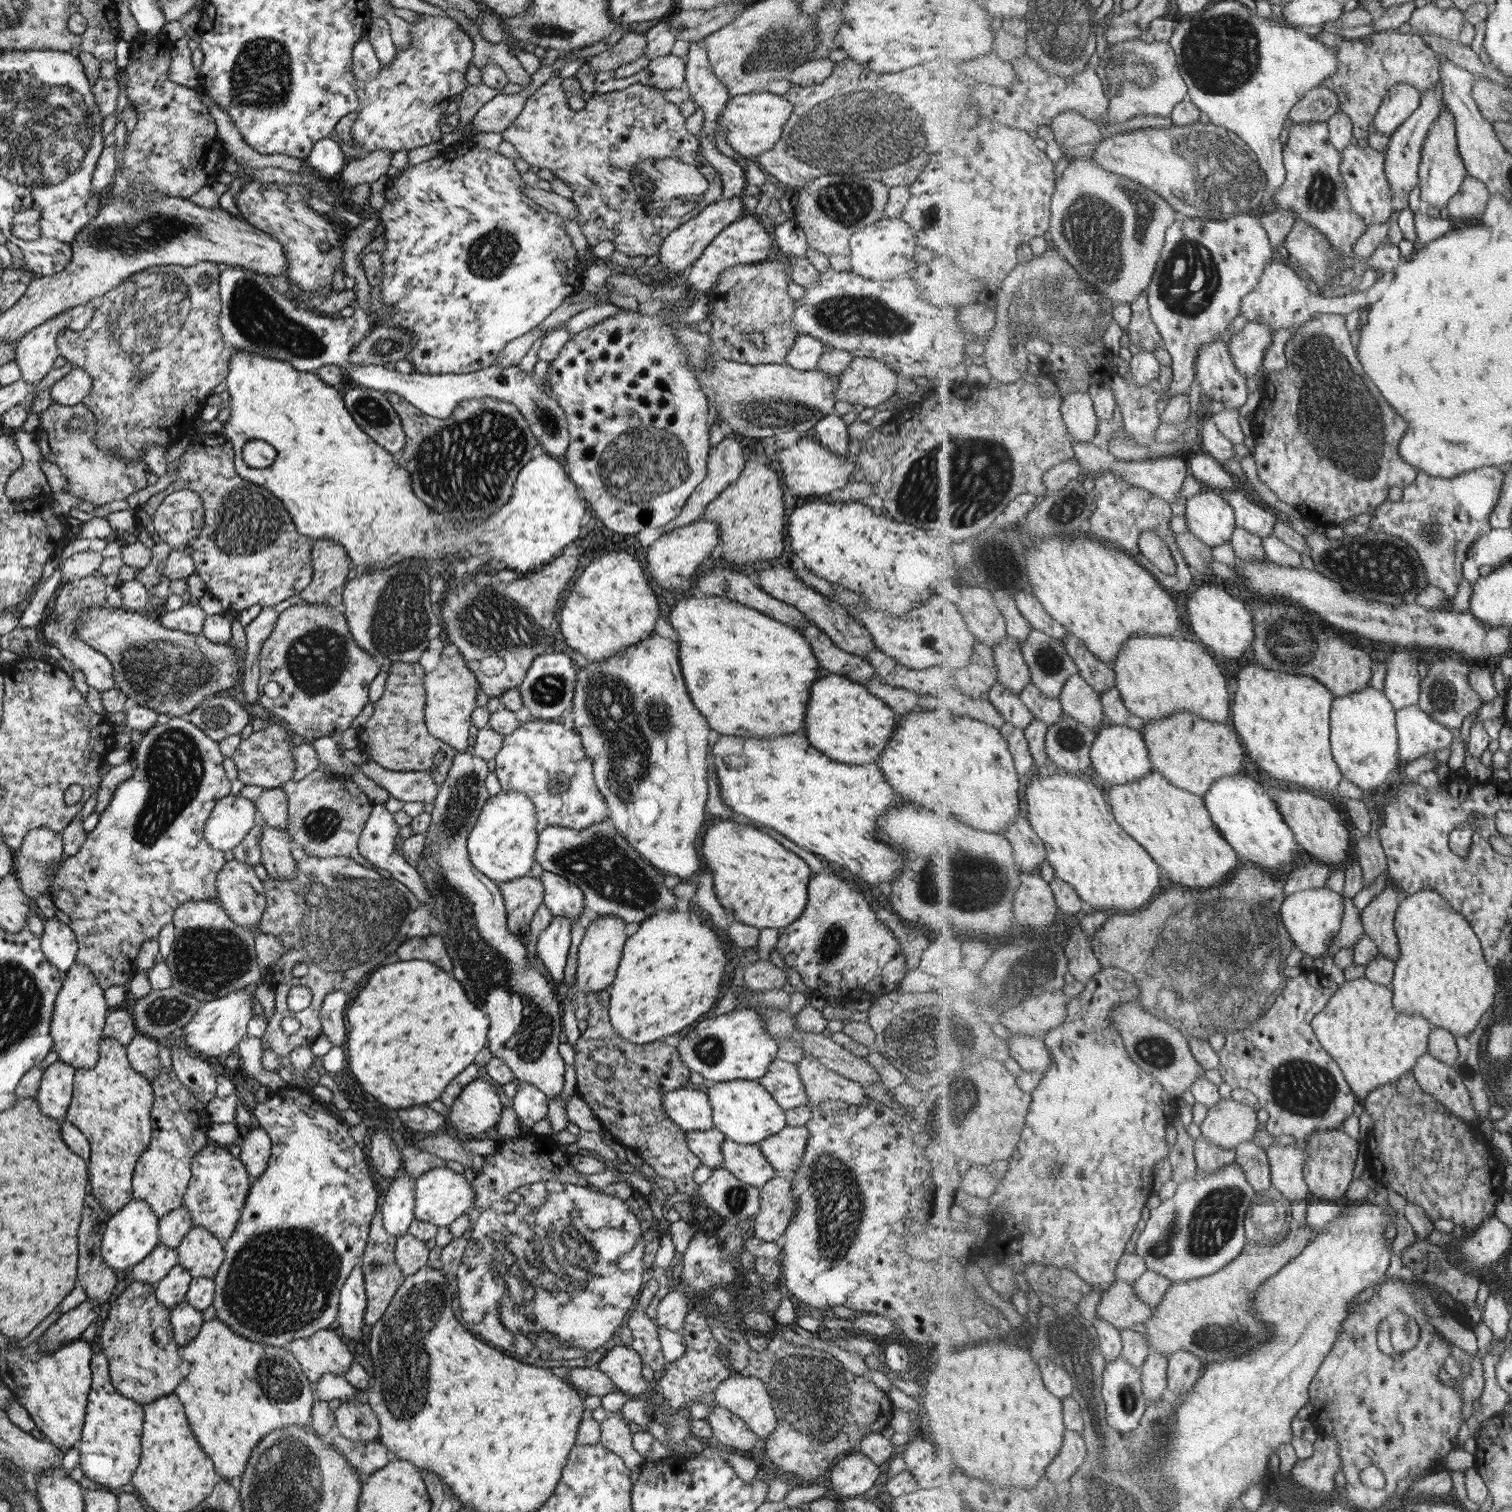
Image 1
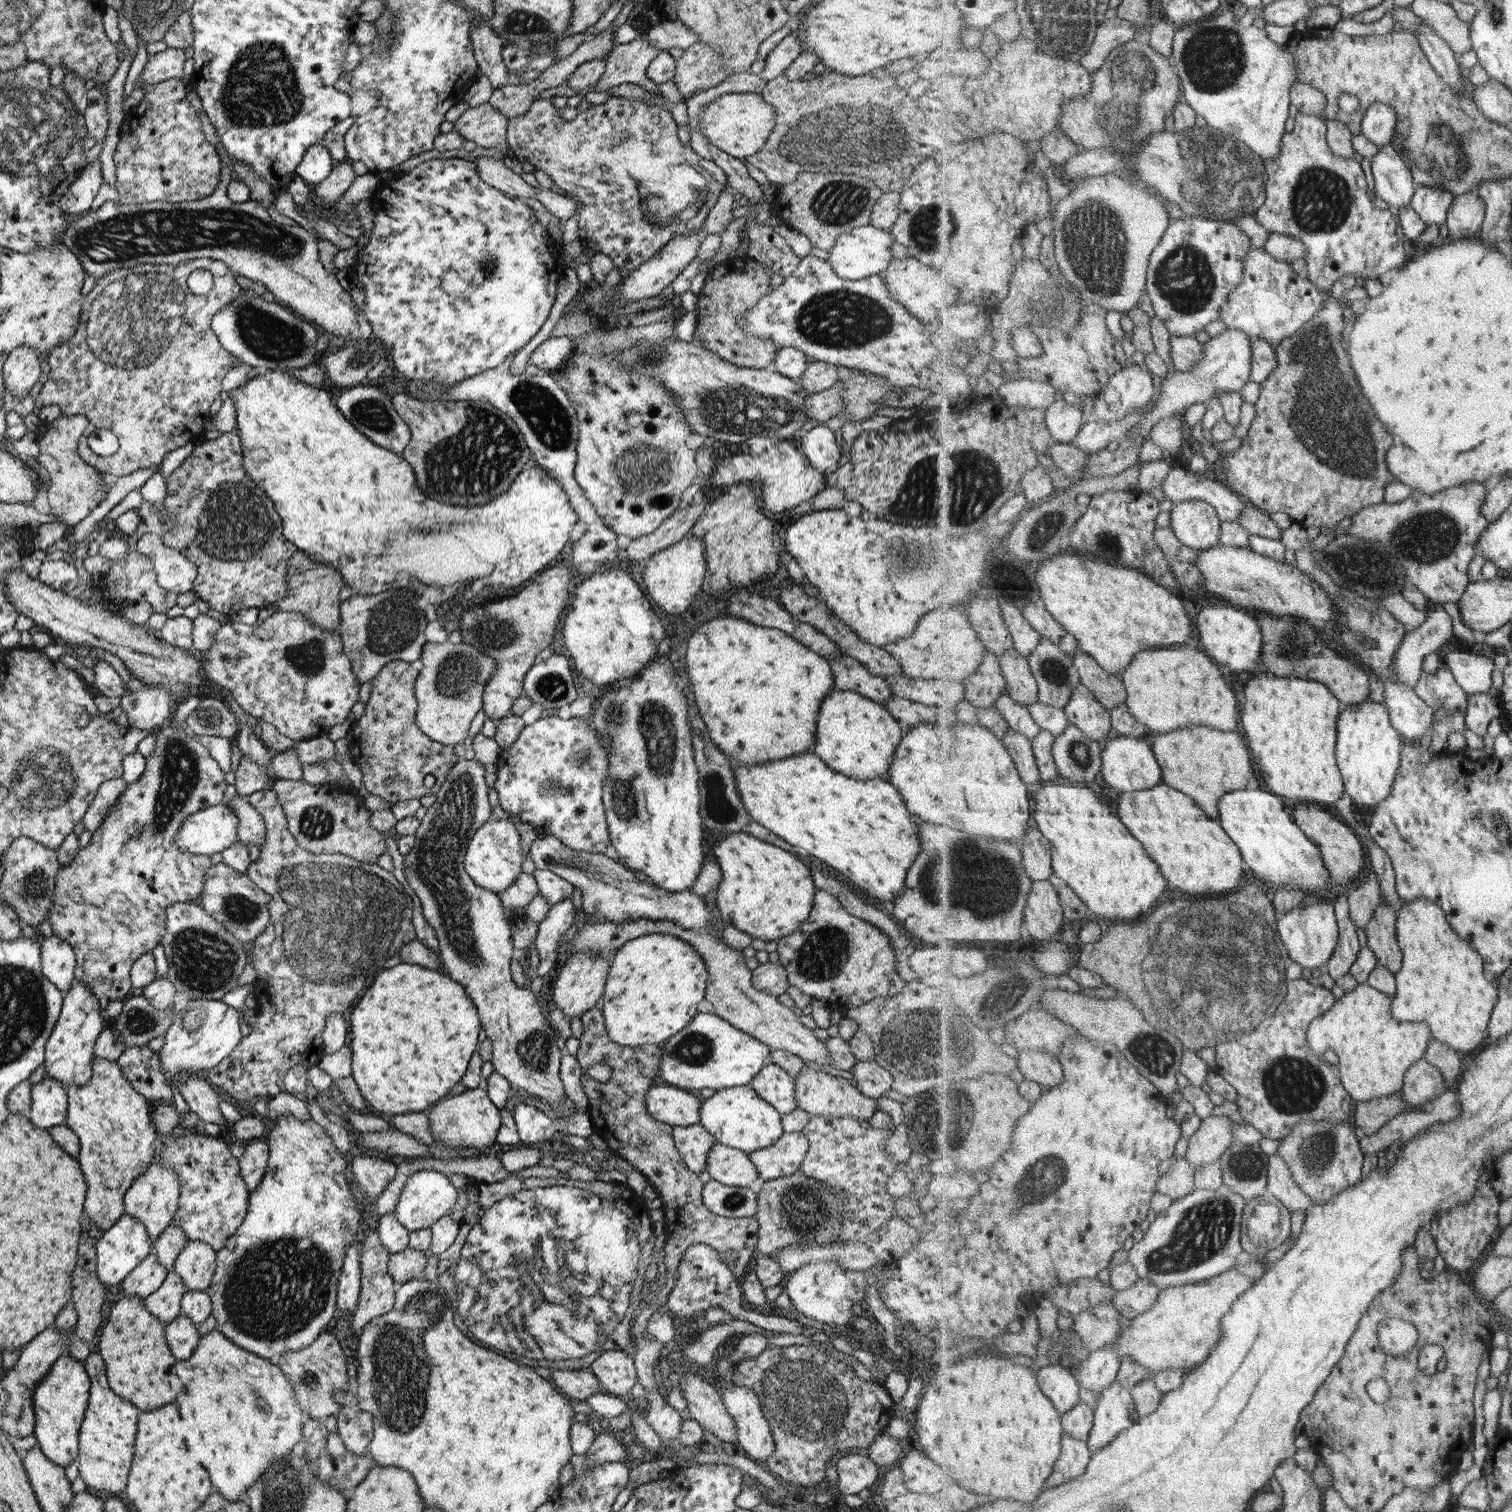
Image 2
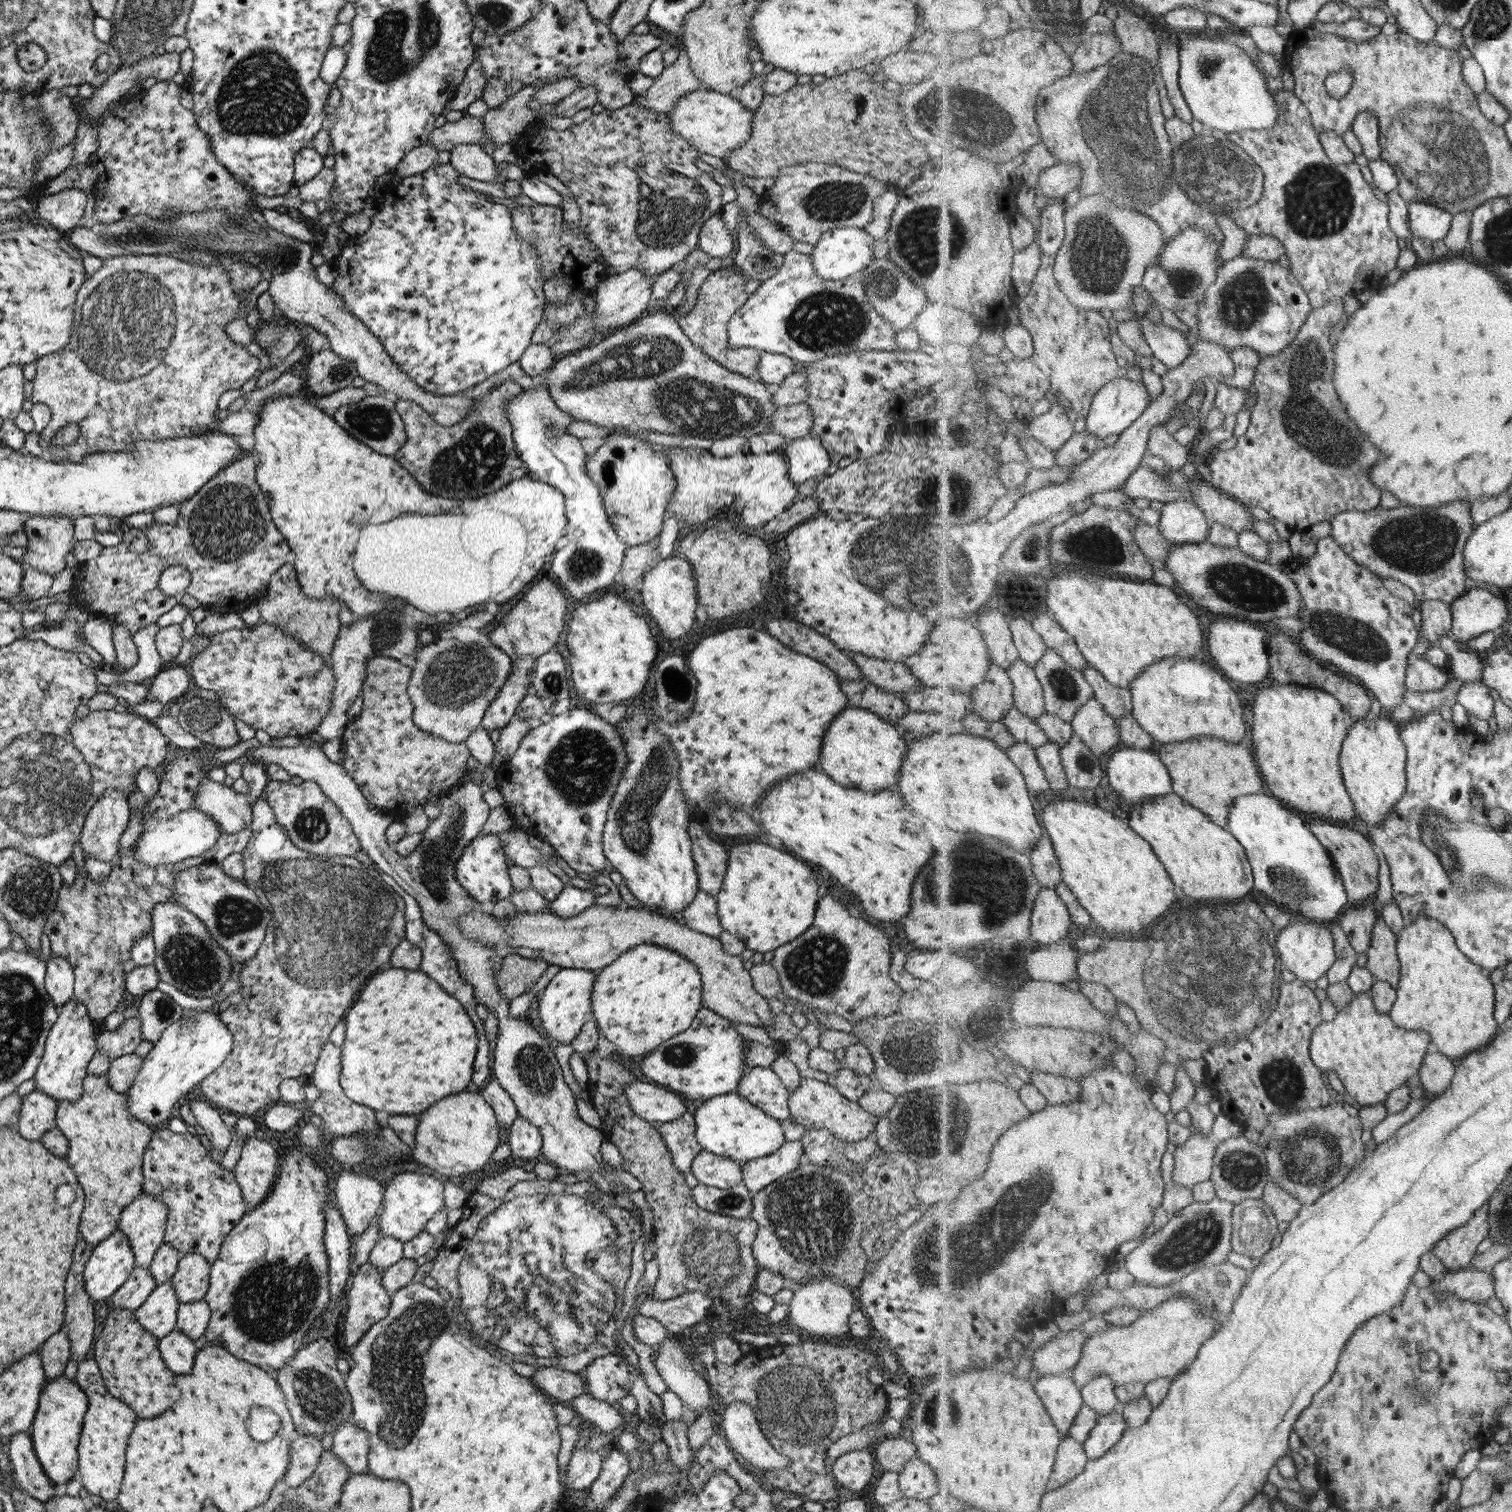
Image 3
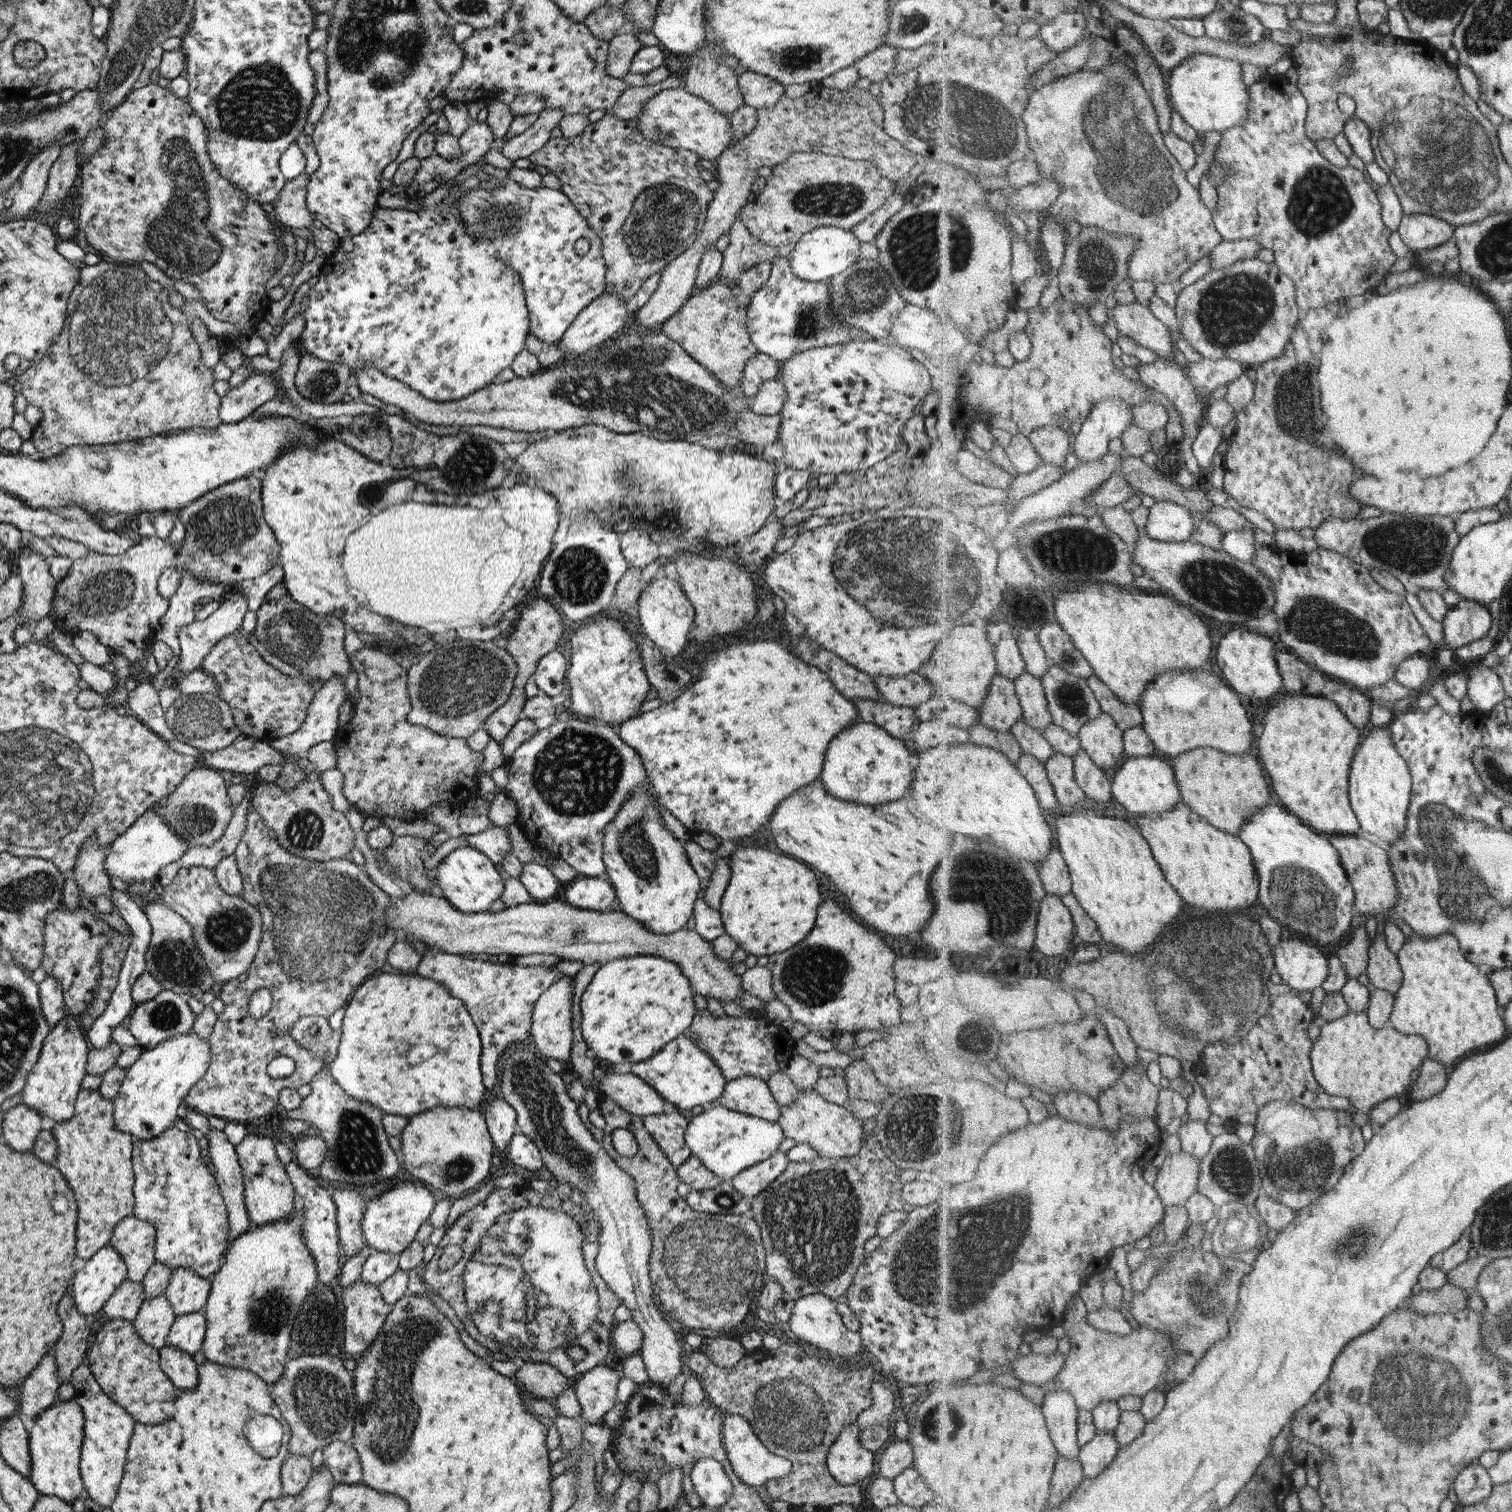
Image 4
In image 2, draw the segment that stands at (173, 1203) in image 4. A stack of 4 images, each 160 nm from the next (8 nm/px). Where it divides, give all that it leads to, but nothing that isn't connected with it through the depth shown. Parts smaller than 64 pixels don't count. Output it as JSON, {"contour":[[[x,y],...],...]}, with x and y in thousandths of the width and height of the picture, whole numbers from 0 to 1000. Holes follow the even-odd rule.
{"contour":[[[129,749],[120,751],[108,750],[104,755],[103,765],[109,772],[116,775],[119,783],[118,794],[114,808],[119,811],[124,820],[134,821],[144,828],[159,810],[164,797],[165,788],[159,779],[157,767],[153,764],[145,752]]]}

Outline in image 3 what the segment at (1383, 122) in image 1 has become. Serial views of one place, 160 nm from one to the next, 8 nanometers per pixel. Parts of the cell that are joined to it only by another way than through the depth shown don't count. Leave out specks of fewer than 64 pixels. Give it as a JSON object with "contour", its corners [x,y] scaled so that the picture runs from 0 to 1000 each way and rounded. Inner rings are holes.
{"contour":[[[908,74],[899,75],[894,86],[899,91],[902,98],[902,103],[905,106],[915,103],[914,86],[912,85],[912,79]]]}

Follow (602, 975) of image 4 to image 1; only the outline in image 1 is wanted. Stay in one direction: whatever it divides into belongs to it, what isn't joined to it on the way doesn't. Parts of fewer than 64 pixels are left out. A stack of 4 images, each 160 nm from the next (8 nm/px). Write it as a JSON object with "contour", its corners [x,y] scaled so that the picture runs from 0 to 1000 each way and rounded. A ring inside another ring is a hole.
{"contour":[[[458,598],[450,603],[446,601],[433,603],[413,621],[402,655],[404,680],[417,690],[428,690],[452,683],[470,671],[475,663],[479,636],[477,620]]]}

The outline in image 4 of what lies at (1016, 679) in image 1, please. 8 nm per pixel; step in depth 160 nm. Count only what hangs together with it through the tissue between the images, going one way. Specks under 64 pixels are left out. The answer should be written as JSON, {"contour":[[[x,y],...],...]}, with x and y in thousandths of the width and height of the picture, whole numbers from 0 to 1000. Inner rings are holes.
{"contour":[[[679,444],[673,448],[671,452],[677,470],[677,476],[685,482],[691,483],[697,478],[697,474],[694,470],[689,450]]]}

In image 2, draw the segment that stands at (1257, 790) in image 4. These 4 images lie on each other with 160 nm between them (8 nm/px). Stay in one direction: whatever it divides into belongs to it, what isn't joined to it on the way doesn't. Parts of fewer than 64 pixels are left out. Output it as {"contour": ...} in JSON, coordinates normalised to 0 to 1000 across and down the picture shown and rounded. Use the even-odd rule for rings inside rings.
{"contour":[[[789,479],[763,486],[762,495],[768,506],[770,517],[788,526],[801,542],[806,542],[806,533],[809,526],[816,522],[829,521],[825,520],[829,516],[829,504],[827,504],[827,497],[823,493],[823,487],[819,487],[818,484],[808,484],[798,479]]]}

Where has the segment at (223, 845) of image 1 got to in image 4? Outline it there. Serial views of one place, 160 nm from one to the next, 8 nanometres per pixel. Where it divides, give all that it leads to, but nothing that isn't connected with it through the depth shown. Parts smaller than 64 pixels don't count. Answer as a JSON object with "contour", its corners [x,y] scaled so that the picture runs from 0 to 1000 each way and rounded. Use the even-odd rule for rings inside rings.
{"contour":[[[102,533],[96,536],[83,550],[77,553],[72,562],[69,562],[68,574],[71,579],[77,579],[81,583],[102,581],[108,573],[118,569],[124,562],[124,557],[114,550],[106,540],[103,540]]]}

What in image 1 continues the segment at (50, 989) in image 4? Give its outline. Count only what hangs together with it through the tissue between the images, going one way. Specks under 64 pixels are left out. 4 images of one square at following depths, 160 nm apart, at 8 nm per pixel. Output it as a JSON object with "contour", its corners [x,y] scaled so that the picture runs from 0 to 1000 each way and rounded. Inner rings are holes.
{"contour":[[[36,606],[28,610],[28,616],[26,619],[26,628],[30,634],[39,643],[42,643],[50,636],[51,628],[48,616],[42,609]]]}

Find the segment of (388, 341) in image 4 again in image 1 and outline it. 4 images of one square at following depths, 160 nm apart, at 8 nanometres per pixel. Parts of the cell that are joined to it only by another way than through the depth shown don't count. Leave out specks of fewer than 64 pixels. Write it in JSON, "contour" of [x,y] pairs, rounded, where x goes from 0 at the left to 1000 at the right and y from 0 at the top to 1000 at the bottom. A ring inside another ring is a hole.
{"contour":[[[309,94],[301,99],[292,101],[280,107],[272,109],[261,117],[260,122],[255,126],[255,136],[249,140],[251,147],[253,148],[253,155],[255,157],[255,166],[251,167],[253,173],[252,179],[252,201],[260,202],[260,210],[253,210],[252,205],[246,208],[247,216],[255,216],[264,217],[274,222],[275,225],[269,234],[269,238],[273,241],[274,247],[282,247],[306,247],[314,246],[327,241],[329,233],[340,224],[344,223],[351,217],[354,217],[360,212],[368,202],[381,193],[383,188],[384,176],[380,161],[376,157],[373,150],[373,145],[364,141],[361,138],[350,132],[345,125],[348,122],[343,117],[344,114],[341,112],[339,105],[325,101],[323,99],[315,97],[315,95]]]}

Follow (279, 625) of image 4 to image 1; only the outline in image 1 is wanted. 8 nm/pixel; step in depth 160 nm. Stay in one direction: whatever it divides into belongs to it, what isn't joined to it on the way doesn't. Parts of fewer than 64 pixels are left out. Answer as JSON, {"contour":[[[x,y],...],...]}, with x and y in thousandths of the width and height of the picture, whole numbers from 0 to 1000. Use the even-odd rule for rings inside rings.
{"contour":[[[210,357],[205,362],[206,382],[198,392],[200,399],[214,399],[226,405],[226,392],[231,377],[231,369],[226,360],[220,357]]]}

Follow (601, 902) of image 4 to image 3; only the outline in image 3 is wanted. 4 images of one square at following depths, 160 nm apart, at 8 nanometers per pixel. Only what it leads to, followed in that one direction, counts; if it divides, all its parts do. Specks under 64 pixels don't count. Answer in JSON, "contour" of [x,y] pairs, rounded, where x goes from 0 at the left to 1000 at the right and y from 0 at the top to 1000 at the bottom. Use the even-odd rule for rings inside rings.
{"contour":[[[373,585],[371,590],[362,597],[362,602],[371,607],[376,607],[391,599],[392,594],[394,593],[391,589],[388,589],[388,588]]]}

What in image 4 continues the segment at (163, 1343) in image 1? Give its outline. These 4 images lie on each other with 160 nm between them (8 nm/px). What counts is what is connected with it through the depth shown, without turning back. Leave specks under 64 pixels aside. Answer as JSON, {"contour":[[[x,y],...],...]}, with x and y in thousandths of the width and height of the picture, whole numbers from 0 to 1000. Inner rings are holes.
{"contour":[[[77,872],[69,875],[59,892],[58,899],[59,899],[58,902],[60,908],[66,919],[74,927],[82,931],[89,941],[105,942],[114,937],[117,919],[105,903],[104,893],[96,889],[91,884],[87,874]],[[71,882],[73,882],[76,888],[75,897],[73,897],[73,892],[71,892]],[[68,888],[69,888],[69,892],[65,892],[68,890]]]}

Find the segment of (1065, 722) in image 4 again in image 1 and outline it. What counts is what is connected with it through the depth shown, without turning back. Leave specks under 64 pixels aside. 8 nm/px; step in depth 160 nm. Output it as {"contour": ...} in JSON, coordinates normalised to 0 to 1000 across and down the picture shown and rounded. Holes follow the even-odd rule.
{"contour":[[[684,415],[676,431],[682,442],[683,451],[694,461],[702,460],[705,451],[714,445],[704,424],[692,418]]]}

